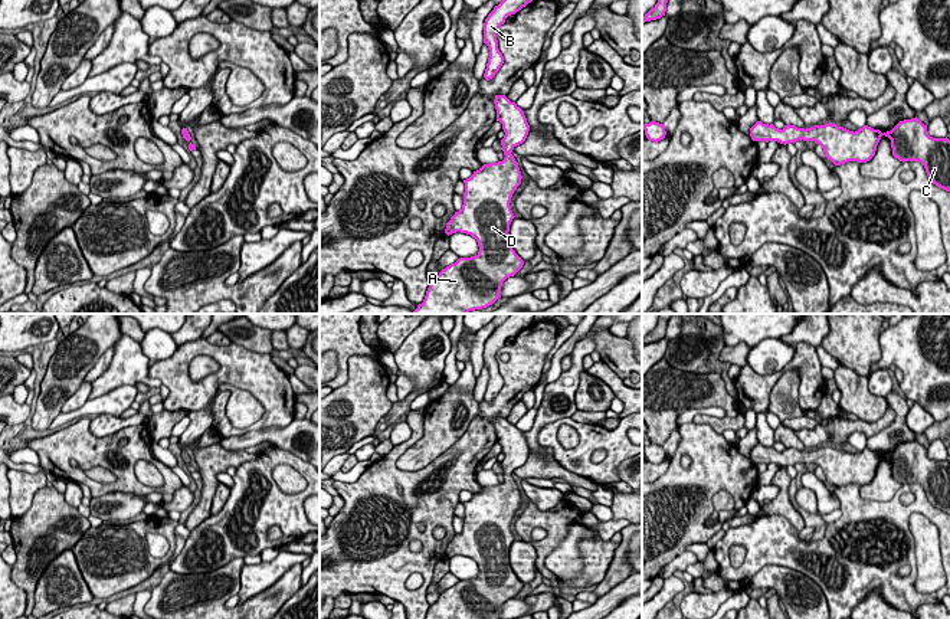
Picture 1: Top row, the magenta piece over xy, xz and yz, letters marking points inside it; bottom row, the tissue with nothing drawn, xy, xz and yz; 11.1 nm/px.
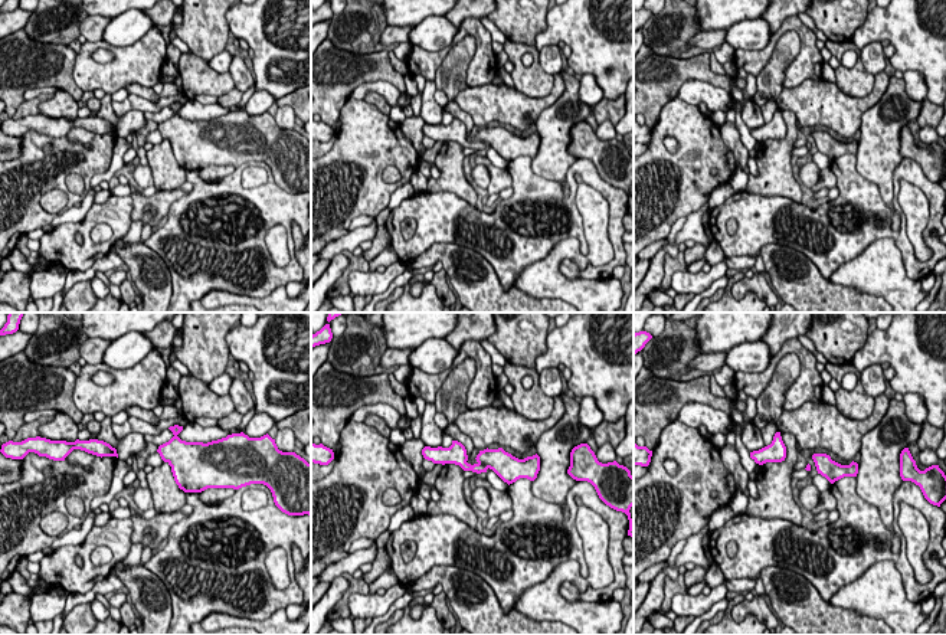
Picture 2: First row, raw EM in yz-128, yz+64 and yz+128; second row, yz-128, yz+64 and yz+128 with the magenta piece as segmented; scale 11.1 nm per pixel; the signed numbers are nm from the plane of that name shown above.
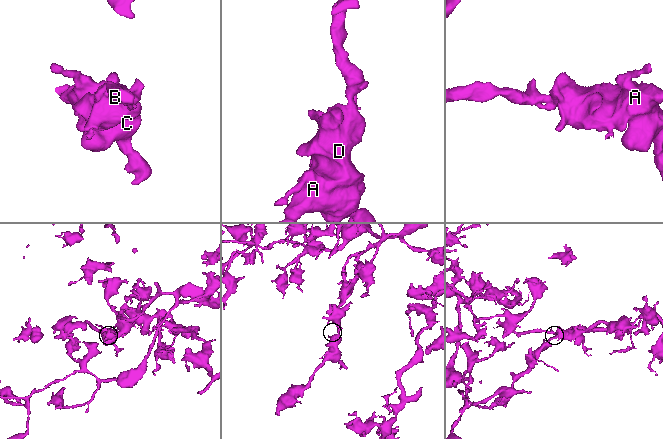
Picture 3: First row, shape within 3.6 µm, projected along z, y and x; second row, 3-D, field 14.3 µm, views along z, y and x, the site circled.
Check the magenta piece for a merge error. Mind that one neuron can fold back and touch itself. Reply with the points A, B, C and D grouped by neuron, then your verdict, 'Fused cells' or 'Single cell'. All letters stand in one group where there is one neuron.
Groups: A B C D. Single cell

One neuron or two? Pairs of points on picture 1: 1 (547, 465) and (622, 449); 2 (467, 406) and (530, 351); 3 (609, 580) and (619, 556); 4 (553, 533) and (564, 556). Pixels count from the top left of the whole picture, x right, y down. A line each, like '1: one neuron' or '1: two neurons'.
1: two neurons
2: two neurons
3: one neuron
4: two neurons

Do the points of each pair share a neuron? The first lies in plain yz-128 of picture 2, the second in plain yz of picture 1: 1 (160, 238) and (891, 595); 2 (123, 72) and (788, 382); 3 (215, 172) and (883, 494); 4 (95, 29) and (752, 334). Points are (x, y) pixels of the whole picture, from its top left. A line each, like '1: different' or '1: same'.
1: same
2: different
3: same
4: different

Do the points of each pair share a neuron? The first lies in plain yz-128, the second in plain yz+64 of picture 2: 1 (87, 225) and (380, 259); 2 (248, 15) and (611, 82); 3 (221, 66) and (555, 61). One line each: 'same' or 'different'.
1: different
2: same
3: same

